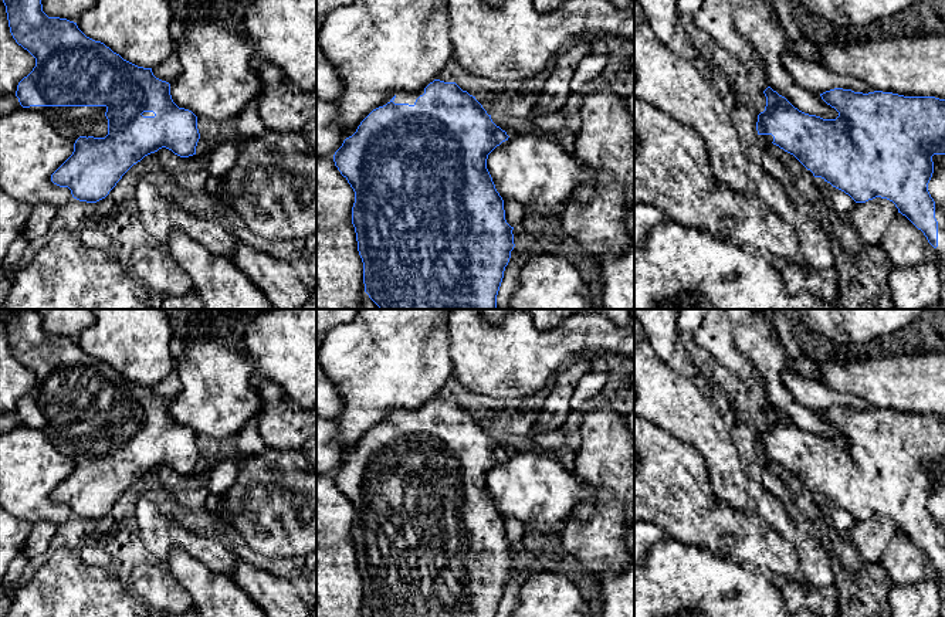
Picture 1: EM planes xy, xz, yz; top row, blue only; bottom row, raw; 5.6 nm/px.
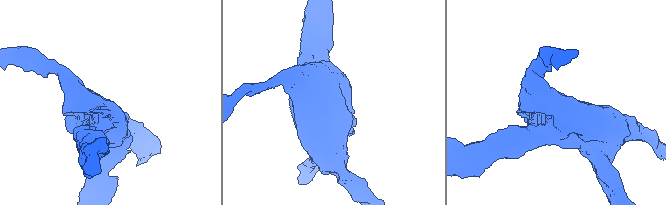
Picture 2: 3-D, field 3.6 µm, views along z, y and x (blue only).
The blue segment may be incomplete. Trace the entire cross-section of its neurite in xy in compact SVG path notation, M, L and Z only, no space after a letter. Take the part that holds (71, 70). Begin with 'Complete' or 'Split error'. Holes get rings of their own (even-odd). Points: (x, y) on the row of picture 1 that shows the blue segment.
Split error. M41 0L3 3L13 38L35 58L33 71L17 85L20 105L44 115L74 143L72 155L51 174L54 184L68 187L79 201L96 203L133 165L162 148L180 157L196 155L197 116L173 102L170 84L156 78L152 68L123 60L87 37L74 21L48 17Z

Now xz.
Split error. M434 79L417 92L397 92L386 105L373 109L360 122L356 132L343 140L333 155L333 162L355 191L352 224L363 262L365 292L379 309L497 309L497 295L515 244L514 227L505 220L504 200L487 169L487 159L508 138L507 132L492 122L491 115L475 96L463 91L455 82Z

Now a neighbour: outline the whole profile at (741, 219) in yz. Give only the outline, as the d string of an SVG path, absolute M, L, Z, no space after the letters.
M634 98L634 138L634 204L654 206L670 220L707 230L769 260L782 258L809 268L792 227L756 197L736 193L715 179L707 146L691 128Z

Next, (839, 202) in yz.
M836 187L823 193L823 197L823 207L833 210L836 214L849 214L856 206L856 201L849 194Z

